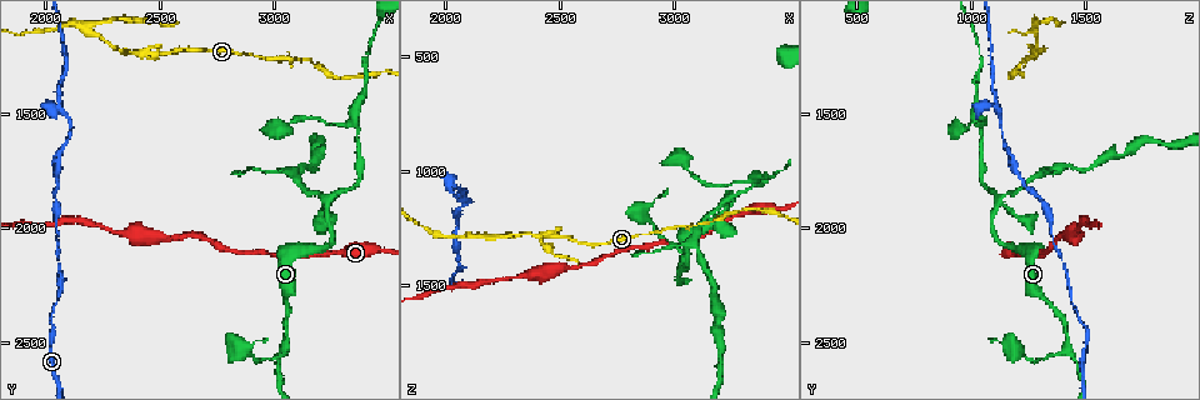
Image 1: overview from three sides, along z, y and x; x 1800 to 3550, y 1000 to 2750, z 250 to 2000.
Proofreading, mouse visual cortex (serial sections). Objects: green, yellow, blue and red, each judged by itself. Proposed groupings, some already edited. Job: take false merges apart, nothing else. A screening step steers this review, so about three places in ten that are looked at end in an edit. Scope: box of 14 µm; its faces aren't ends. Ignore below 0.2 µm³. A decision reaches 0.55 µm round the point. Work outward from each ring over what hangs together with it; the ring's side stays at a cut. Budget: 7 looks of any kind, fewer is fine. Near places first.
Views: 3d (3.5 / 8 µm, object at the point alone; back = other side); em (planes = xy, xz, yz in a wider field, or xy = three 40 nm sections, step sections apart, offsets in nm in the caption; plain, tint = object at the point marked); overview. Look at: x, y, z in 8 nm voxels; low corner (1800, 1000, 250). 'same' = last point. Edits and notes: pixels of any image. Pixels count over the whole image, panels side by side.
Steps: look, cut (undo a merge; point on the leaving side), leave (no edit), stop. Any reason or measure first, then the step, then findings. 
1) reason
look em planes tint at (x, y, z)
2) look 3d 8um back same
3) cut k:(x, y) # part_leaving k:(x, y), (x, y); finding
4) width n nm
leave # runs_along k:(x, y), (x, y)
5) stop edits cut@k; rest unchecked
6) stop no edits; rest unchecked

branch point
look 3d 3.5um at (3050, 2510, 1410)

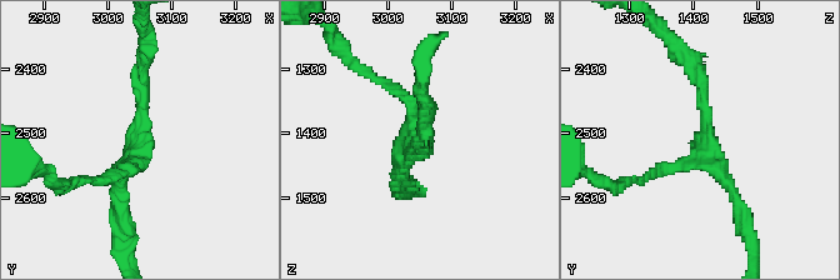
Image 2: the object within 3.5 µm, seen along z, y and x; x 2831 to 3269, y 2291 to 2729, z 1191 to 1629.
arms 3; arm_widths 150, 150, 200 nm; shape alone is not enough
look em planes tint at (3050, 2515, 1420)

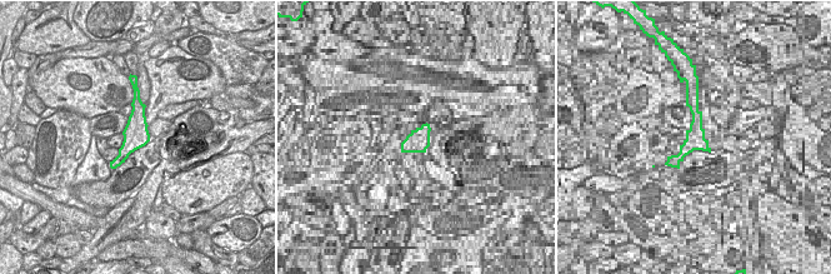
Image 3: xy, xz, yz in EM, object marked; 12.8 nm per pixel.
width 320 nm
leave # runs_along 2:(691, 63), (708, 139), (689, 161), (646, 174); continuous, no second cell

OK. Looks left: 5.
arms part here
look 3d 3.5um at (3240, 1880, 1110)

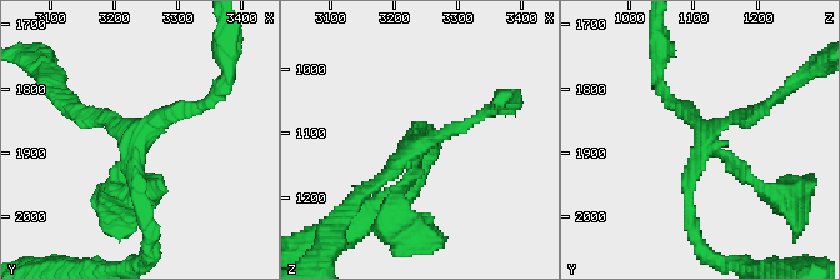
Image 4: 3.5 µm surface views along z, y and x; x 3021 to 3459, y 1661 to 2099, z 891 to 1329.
look em planes tint at (3235, 1885, 1120)

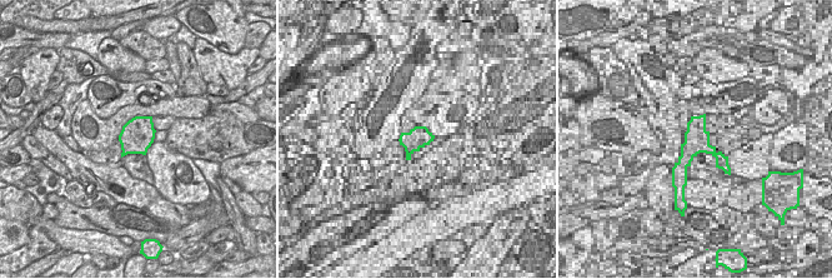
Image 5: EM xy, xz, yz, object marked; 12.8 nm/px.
look em xy step 1 tint same

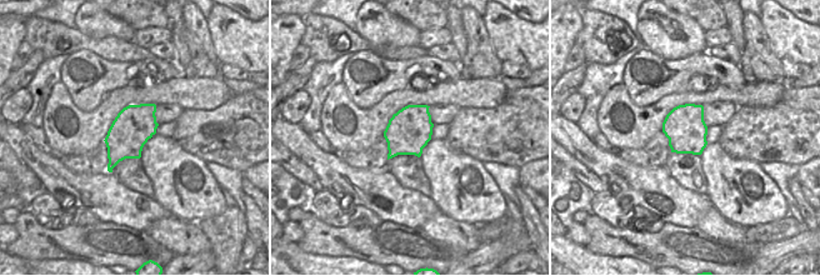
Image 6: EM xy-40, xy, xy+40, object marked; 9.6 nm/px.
leave # runs_along 4:(145, 220), (134, 143), (76, 111); all the same cell

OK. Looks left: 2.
three-way junction
look 3d 3.5um at (3360, 1540, 1030)

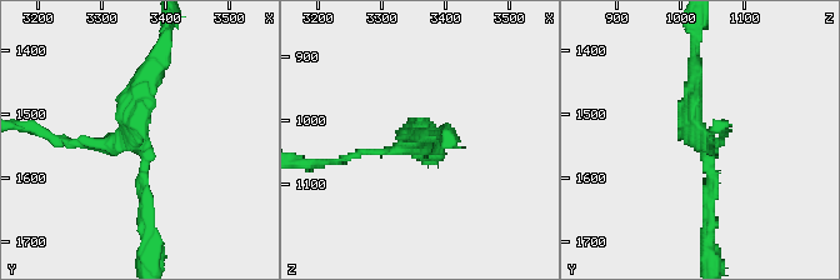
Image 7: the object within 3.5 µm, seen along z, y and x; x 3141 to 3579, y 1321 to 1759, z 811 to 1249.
now the EM
look em xy step 1 tint at (3355, 1545, 1030)

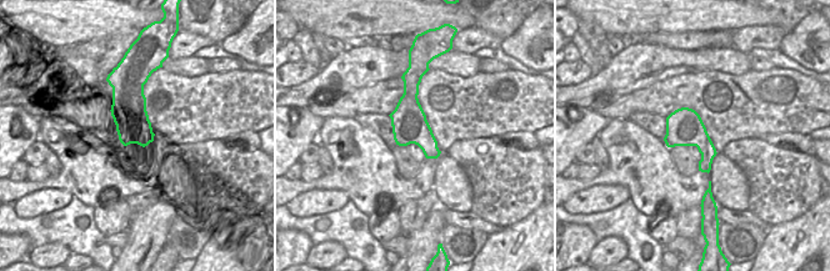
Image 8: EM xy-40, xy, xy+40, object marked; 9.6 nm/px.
arms 3; arm_widths 100, 150, 250 nm
leave # runs_along 7:(145, 223), (138, 141), (56, 138); all the same cell

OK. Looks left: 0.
stop no edits; rest unchecked

